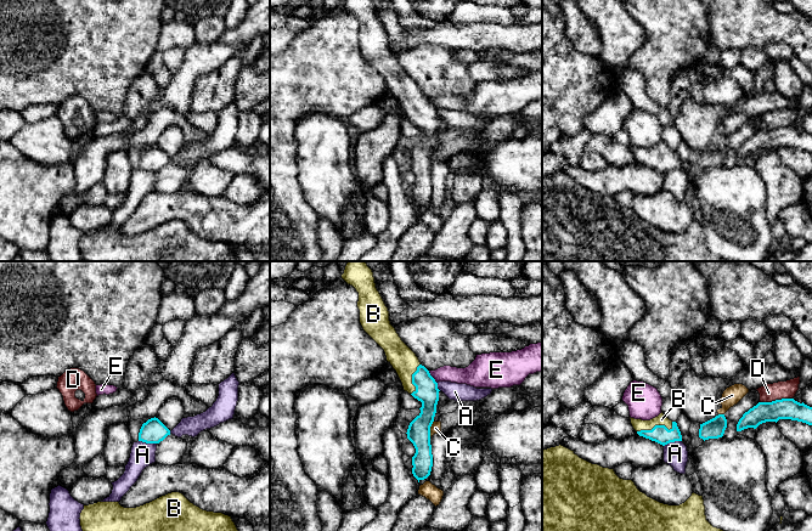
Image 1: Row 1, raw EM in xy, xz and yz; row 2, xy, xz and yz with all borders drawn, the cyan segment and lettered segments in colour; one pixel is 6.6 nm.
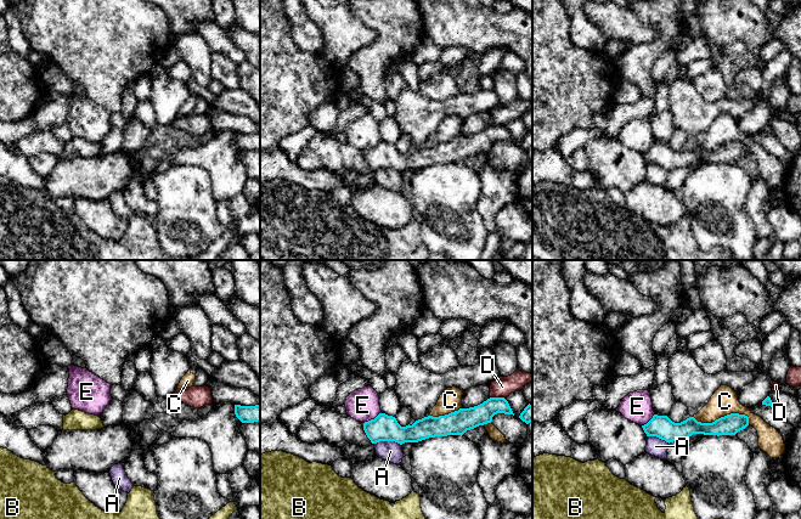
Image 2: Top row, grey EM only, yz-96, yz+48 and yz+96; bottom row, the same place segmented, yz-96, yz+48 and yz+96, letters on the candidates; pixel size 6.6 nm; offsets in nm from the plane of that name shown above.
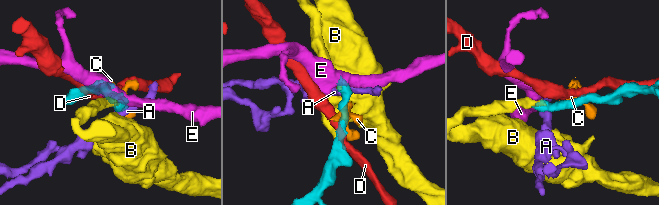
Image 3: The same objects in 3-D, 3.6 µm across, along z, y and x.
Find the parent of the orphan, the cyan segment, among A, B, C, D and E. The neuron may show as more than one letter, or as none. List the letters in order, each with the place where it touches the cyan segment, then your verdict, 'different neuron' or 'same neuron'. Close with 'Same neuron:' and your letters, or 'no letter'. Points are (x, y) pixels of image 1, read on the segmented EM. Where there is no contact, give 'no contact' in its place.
A: contact xy (147, 442); different neuron
B: contact yz (657, 425); same neuron
C: contact xz (429, 429); different neuron
D: contact yz (776, 400); different neuron
E: contact xz (432, 377); different neuron
Same neuron: B

